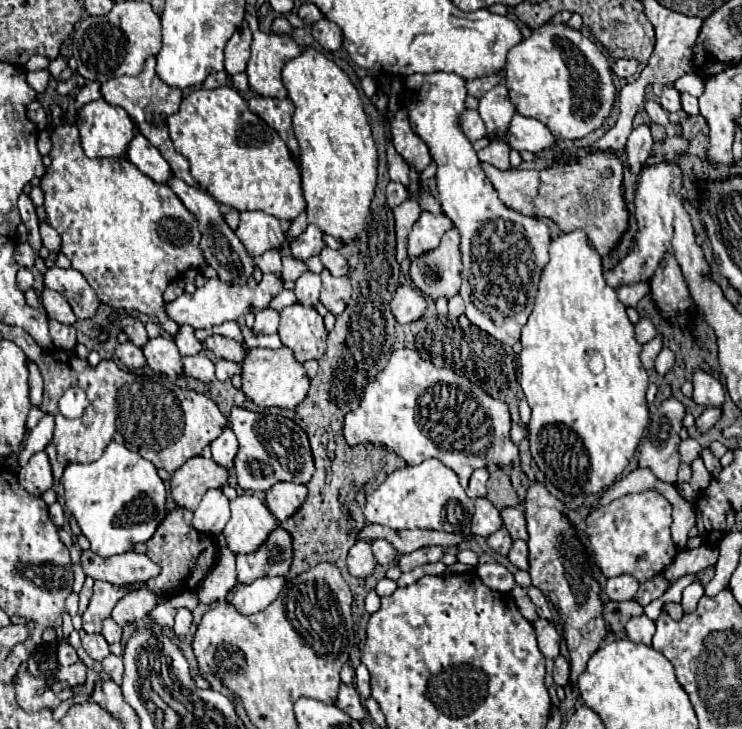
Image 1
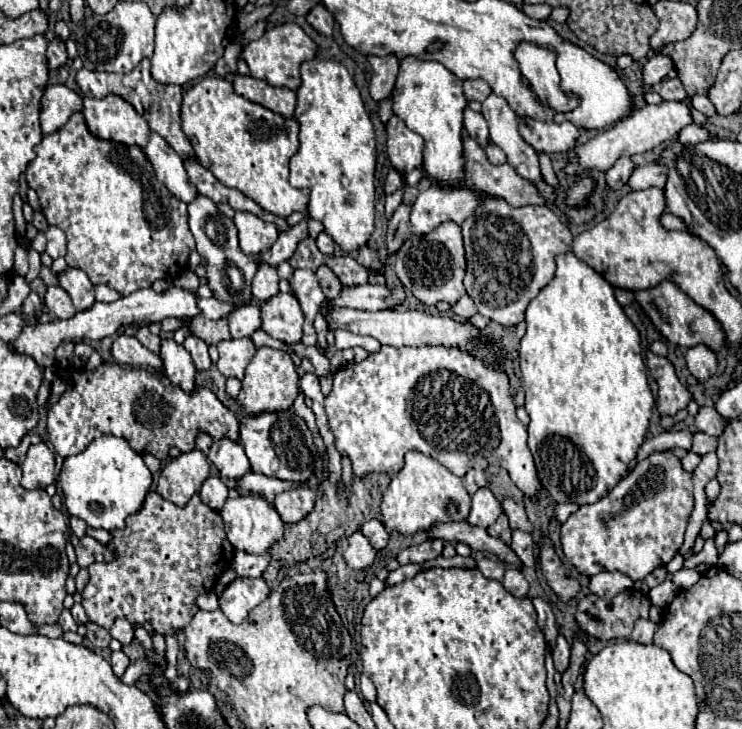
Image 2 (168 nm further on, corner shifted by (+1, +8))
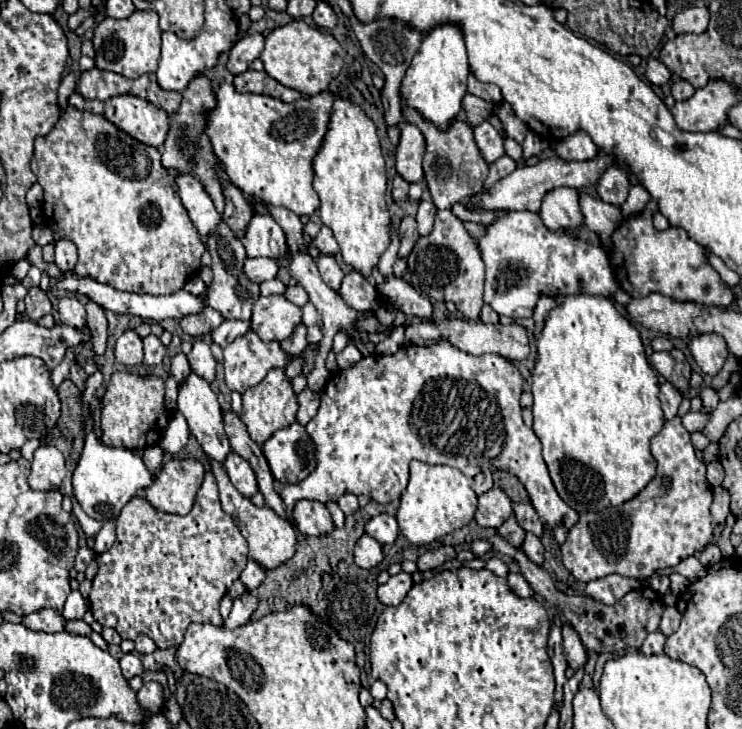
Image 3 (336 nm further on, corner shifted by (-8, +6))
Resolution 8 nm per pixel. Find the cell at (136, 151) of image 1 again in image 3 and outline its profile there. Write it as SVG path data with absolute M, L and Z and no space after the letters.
M178 172L176 186L182 198L182 204L190 214L190 220L198 228L202 240L206 242L206 236L216 230L222 216L216 212L210 196L206 196L206 188L202 188L202 182L194 174Z

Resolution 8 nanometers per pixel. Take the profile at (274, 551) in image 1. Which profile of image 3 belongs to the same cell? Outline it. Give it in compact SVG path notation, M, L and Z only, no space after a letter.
M248 560L246 568L240 574L240 580L244 582L244 586L248 590L256 590L262 584L264 578L266 578L266 570L258 562L254 562L254 560Z

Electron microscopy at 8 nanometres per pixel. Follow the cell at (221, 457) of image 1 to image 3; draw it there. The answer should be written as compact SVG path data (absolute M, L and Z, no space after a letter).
M230 452L230 456L222 462L222 466L226 468L226 472L228 472L228 476L230 476L230 482L234 484L234 488L236 488L240 494L244 494L244 496L250 498L250 496L258 490L254 470L250 468L250 464L248 464L242 456Z

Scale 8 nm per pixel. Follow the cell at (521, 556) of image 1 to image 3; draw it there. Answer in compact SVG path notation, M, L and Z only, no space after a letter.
M526 534L526 540L524 540L524 544L522 544L522 550L524 550L524 554L532 560L532 562L536 562L536 564L542 564L544 562L544 546L542 546L542 542L540 542L540 538L538 536L534 536L534 534Z

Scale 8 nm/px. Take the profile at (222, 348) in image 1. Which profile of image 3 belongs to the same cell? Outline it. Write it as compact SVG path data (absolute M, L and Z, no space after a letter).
M206 308L200 314L184 316L182 322L180 322L180 326L190 336L206 336L214 328L218 328L218 324L222 324L222 322L224 322L224 316L220 312L214 312L212 308Z

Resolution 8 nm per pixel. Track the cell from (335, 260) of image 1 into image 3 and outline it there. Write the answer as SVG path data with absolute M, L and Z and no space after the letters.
M322 226L320 228L320 232L318 232L318 236L312 240L314 242L314 246L318 248L318 250L322 250L324 254L338 254L338 242L334 240L334 234L330 232L330 228L326 228L326 226Z

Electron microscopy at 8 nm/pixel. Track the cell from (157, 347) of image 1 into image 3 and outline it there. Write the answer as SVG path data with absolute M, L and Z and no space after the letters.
M194 370L184 378L184 382L178 386L178 400L176 400L176 410L184 414L190 432L196 436L196 440L200 442L200 446L204 448L204 452L216 460L222 462L228 454L230 454L230 444L228 438L224 434L224 426L222 426L222 410L218 406L218 398L212 392L210 384L206 380L202 380L202 376L198 376Z

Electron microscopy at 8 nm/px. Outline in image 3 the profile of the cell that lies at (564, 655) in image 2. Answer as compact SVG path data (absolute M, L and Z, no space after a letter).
M568 624L562 626L562 636L564 636L566 662L572 670L578 670L586 662L586 650L584 650L584 646L582 646L582 642L572 626L568 626Z

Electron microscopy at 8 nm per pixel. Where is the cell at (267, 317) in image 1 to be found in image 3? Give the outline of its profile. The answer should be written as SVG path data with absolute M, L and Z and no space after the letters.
M226 320L226 322L222 322L222 324L212 332L212 340L224 348L224 346L230 344L234 338L244 336L246 332L250 332L250 322L248 322L248 320Z

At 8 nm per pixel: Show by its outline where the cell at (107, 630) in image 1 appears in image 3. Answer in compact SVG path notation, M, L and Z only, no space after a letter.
M138 636L138 638L134 640L134 644L136 644L136 652L138 652L138 654L150 654L150 652L156 650L156 644L154 644L148 636Z

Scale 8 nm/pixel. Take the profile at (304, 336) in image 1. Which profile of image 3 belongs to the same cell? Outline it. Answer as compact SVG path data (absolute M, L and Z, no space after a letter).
M260 296L252 312L252 330L264 340L286 340L302 322L302 308L286 296Z

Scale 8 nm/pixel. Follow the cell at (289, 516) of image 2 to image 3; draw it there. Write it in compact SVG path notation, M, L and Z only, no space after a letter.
M298 500L292 510L292 520L298 532L306 536L322 536L332 530L328 508L324 504L318 504L316 500Z

